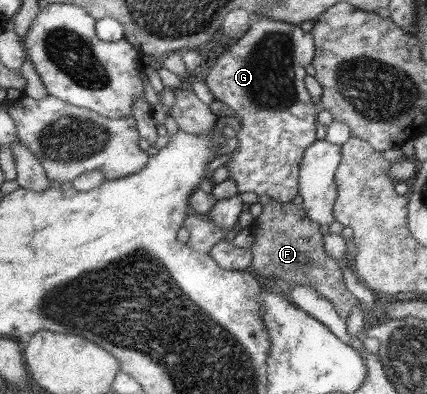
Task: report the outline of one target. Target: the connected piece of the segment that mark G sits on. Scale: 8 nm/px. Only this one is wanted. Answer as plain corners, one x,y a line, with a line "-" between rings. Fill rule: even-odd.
261,18
253,21
249,30
243,34
243,36
236,39
235,44
229,47
226,52
220,53
216,58
215,63
211,64
209,67
209,74
205,78
207,86
210,88
214,95
214,98
224,102
232,108
235,112
235,117
241,120
241,130
237,132
231,132
238,138
239,146
233,150
230,160
225,163
225,166
229,168
231,172
230,179
234,180
237,184
238,193
253,192
257,197
266,195
267,197
273,198
281,203
290,202
293,198
298,196
298,171
299,163
303,158
303,153
307,150
307,147
311,146
315,142
315,119
317,119
318,110
316,105
313,104
311,96
307,88
305,88
305,82
303,79
307,76
305,71
305,66
312,64
313,57
315,56
315,45
311,32
305,32
301,29
300,25
295,25
293,23
283,22
273,20
271,18

